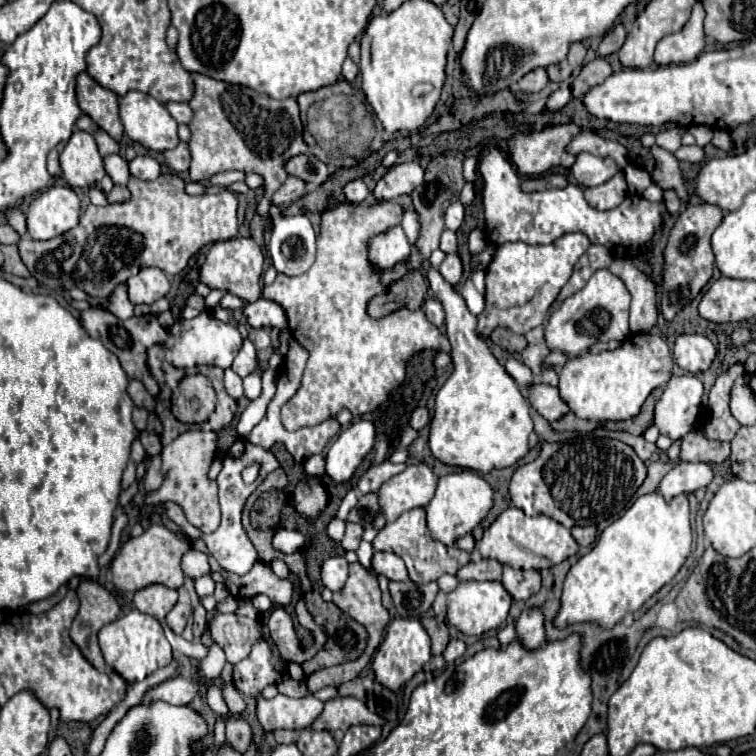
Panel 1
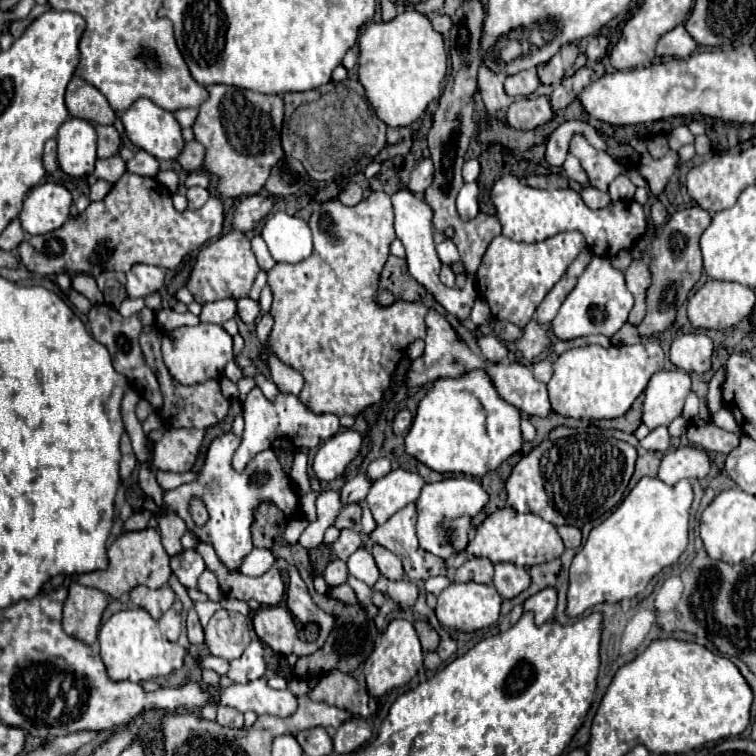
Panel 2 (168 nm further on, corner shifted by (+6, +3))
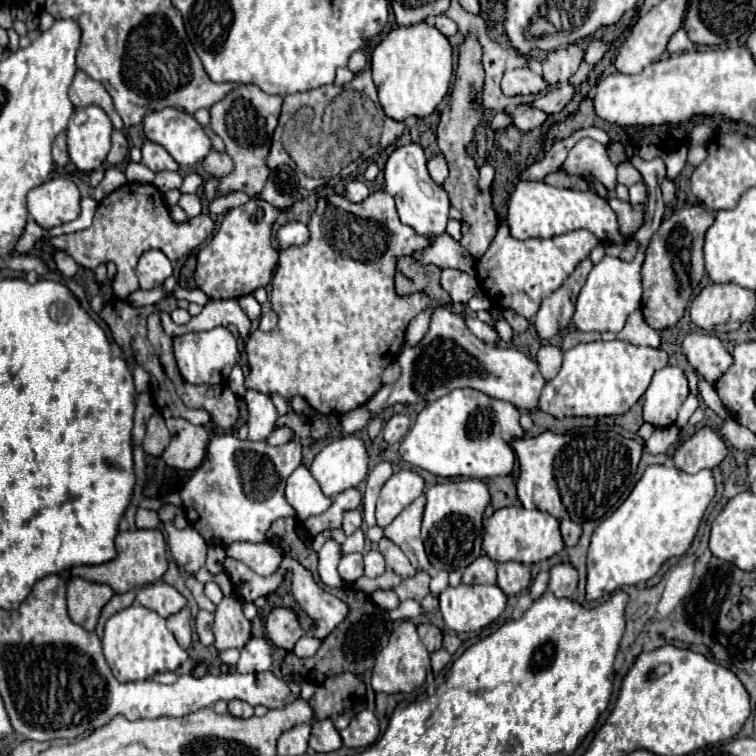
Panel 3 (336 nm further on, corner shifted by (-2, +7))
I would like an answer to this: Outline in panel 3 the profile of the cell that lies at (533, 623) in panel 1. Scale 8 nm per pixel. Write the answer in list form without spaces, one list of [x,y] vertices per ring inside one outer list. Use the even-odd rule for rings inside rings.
[[[555,565],[549,571],[549,591],[559,599],[569,599],[577,589],[577,571],[573,565]]]

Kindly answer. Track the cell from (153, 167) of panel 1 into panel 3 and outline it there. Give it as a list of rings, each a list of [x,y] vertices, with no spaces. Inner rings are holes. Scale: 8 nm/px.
[[[145,141],[141,151],[143,151],[141,163],[155,173],[159,173],[159,171],[177,171],[177,167],[179,167],[177,161],[161,145],[157,145],[153,141]]]

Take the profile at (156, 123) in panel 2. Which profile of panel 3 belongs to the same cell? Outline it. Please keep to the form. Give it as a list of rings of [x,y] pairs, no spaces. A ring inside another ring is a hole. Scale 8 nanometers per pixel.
[[[171,107],[147,113],[143,117],[143,133],[149,141],[165,147],[179,165],[195,165],[211,149],[209,137],[193,115]]]

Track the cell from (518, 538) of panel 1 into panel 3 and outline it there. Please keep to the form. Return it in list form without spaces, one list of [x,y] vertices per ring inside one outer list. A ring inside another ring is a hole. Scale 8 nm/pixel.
[[[511,505],[495,511],[491,519],[485,525],[485,537],[483,537],[483,551],[497,563],[503,561],[519,561],[525,565],[533,565],[539,561],[545,561],[559,553],[565,547],[559,521],[539,509],[525,509],[523,505]]]

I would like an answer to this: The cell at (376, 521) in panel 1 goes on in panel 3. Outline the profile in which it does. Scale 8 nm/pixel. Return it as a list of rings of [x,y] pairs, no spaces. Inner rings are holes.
[[[351,509],[351,511],[347,511],[345,515],[343,515],[343,531],[345,531],[345,535],[351,535],[355,529],[359,529],[361,527],[361,511],[359,509]]]

